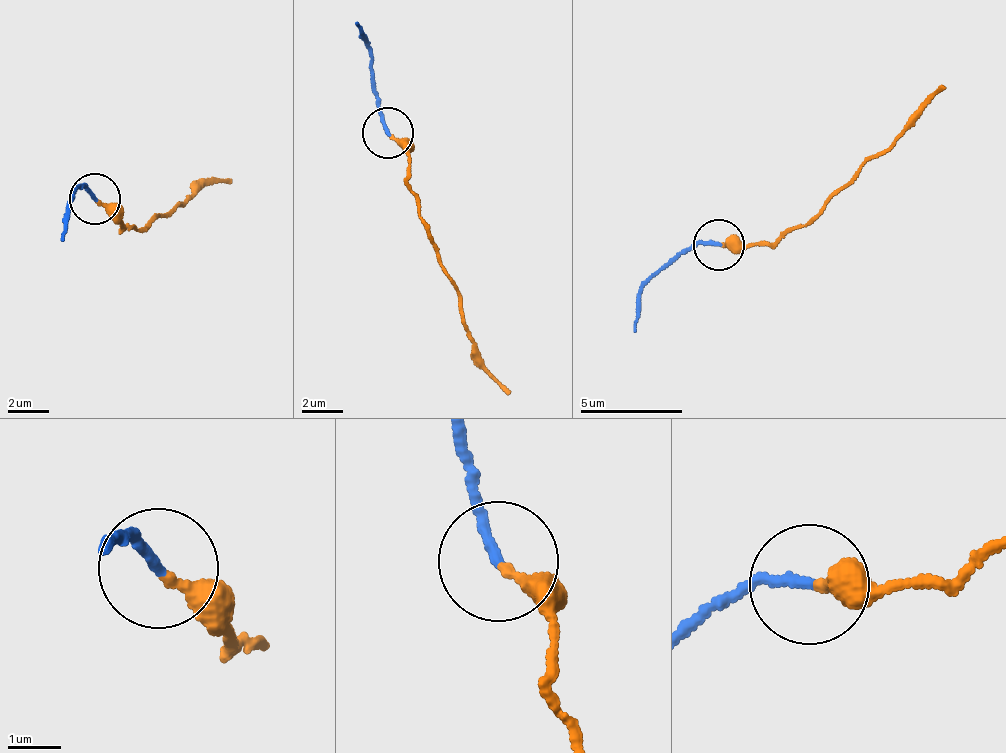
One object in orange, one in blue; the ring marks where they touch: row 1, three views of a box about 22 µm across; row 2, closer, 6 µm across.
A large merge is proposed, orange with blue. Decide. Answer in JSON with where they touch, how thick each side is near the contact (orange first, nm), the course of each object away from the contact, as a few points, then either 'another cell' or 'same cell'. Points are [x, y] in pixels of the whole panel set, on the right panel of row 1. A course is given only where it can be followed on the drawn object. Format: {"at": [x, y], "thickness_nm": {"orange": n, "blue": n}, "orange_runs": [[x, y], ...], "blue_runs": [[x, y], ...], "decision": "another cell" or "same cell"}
{"at": [718, 244], "thickness_nm": {"orange": 240, "blue": 200}, "orange_runs": [[722, 243], [785, 240], [866, 163], [915, 124], [947, 87]], "blue_runs": [[717, 243], [673, 254], [638, 295], [633, 331]], "decision": "same cell"}

